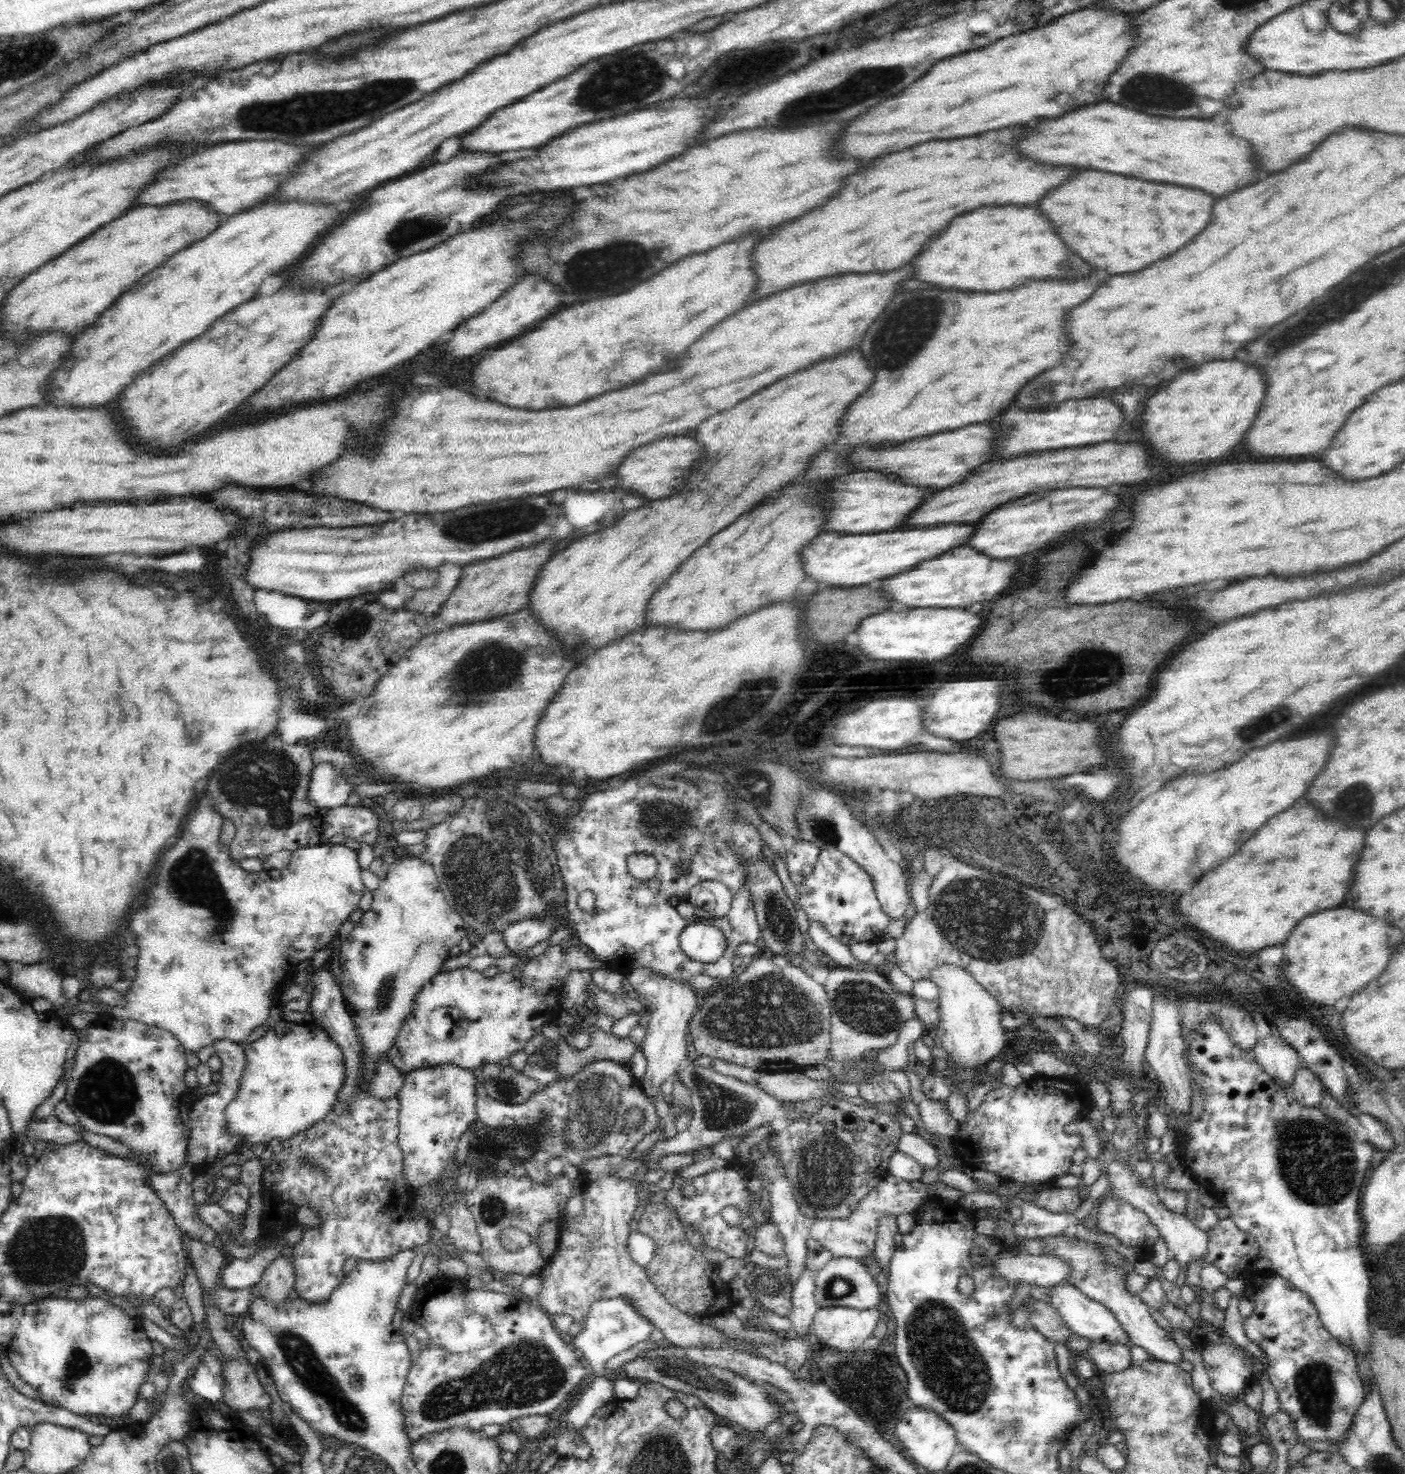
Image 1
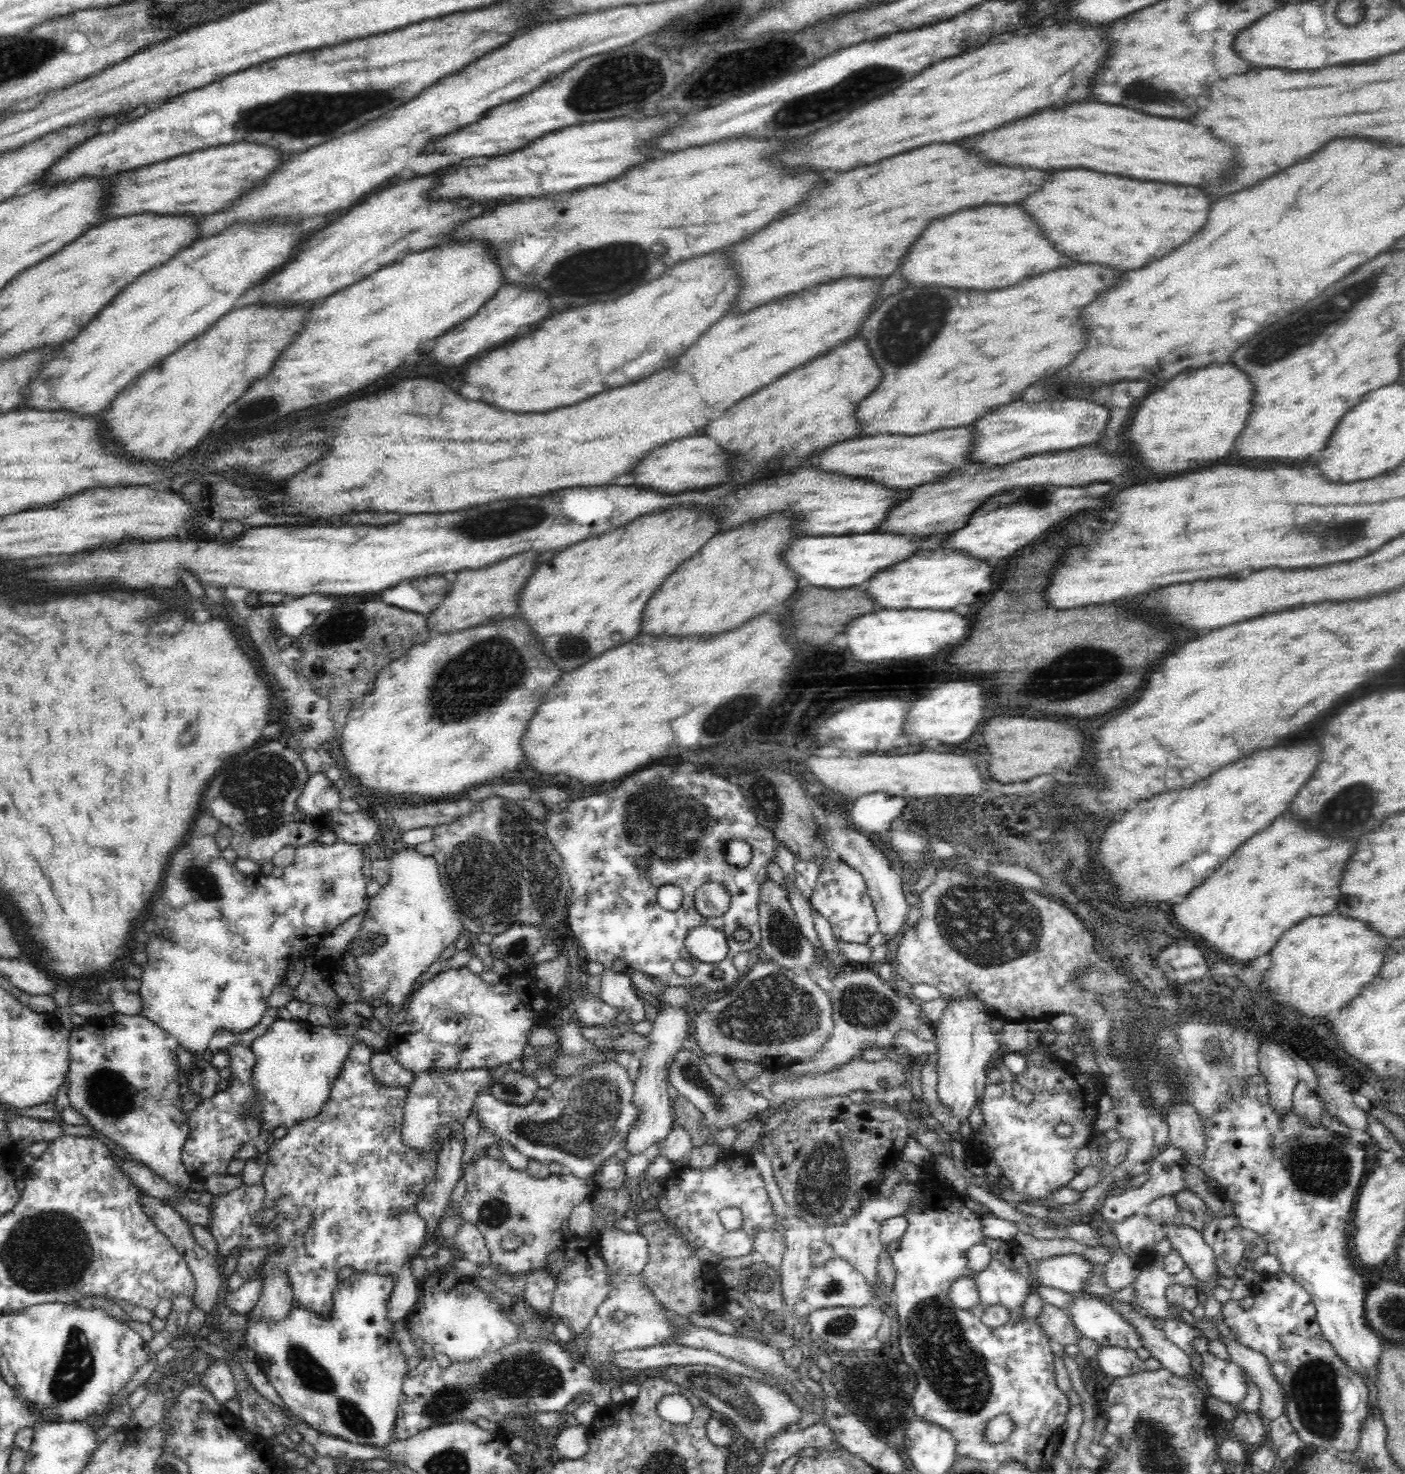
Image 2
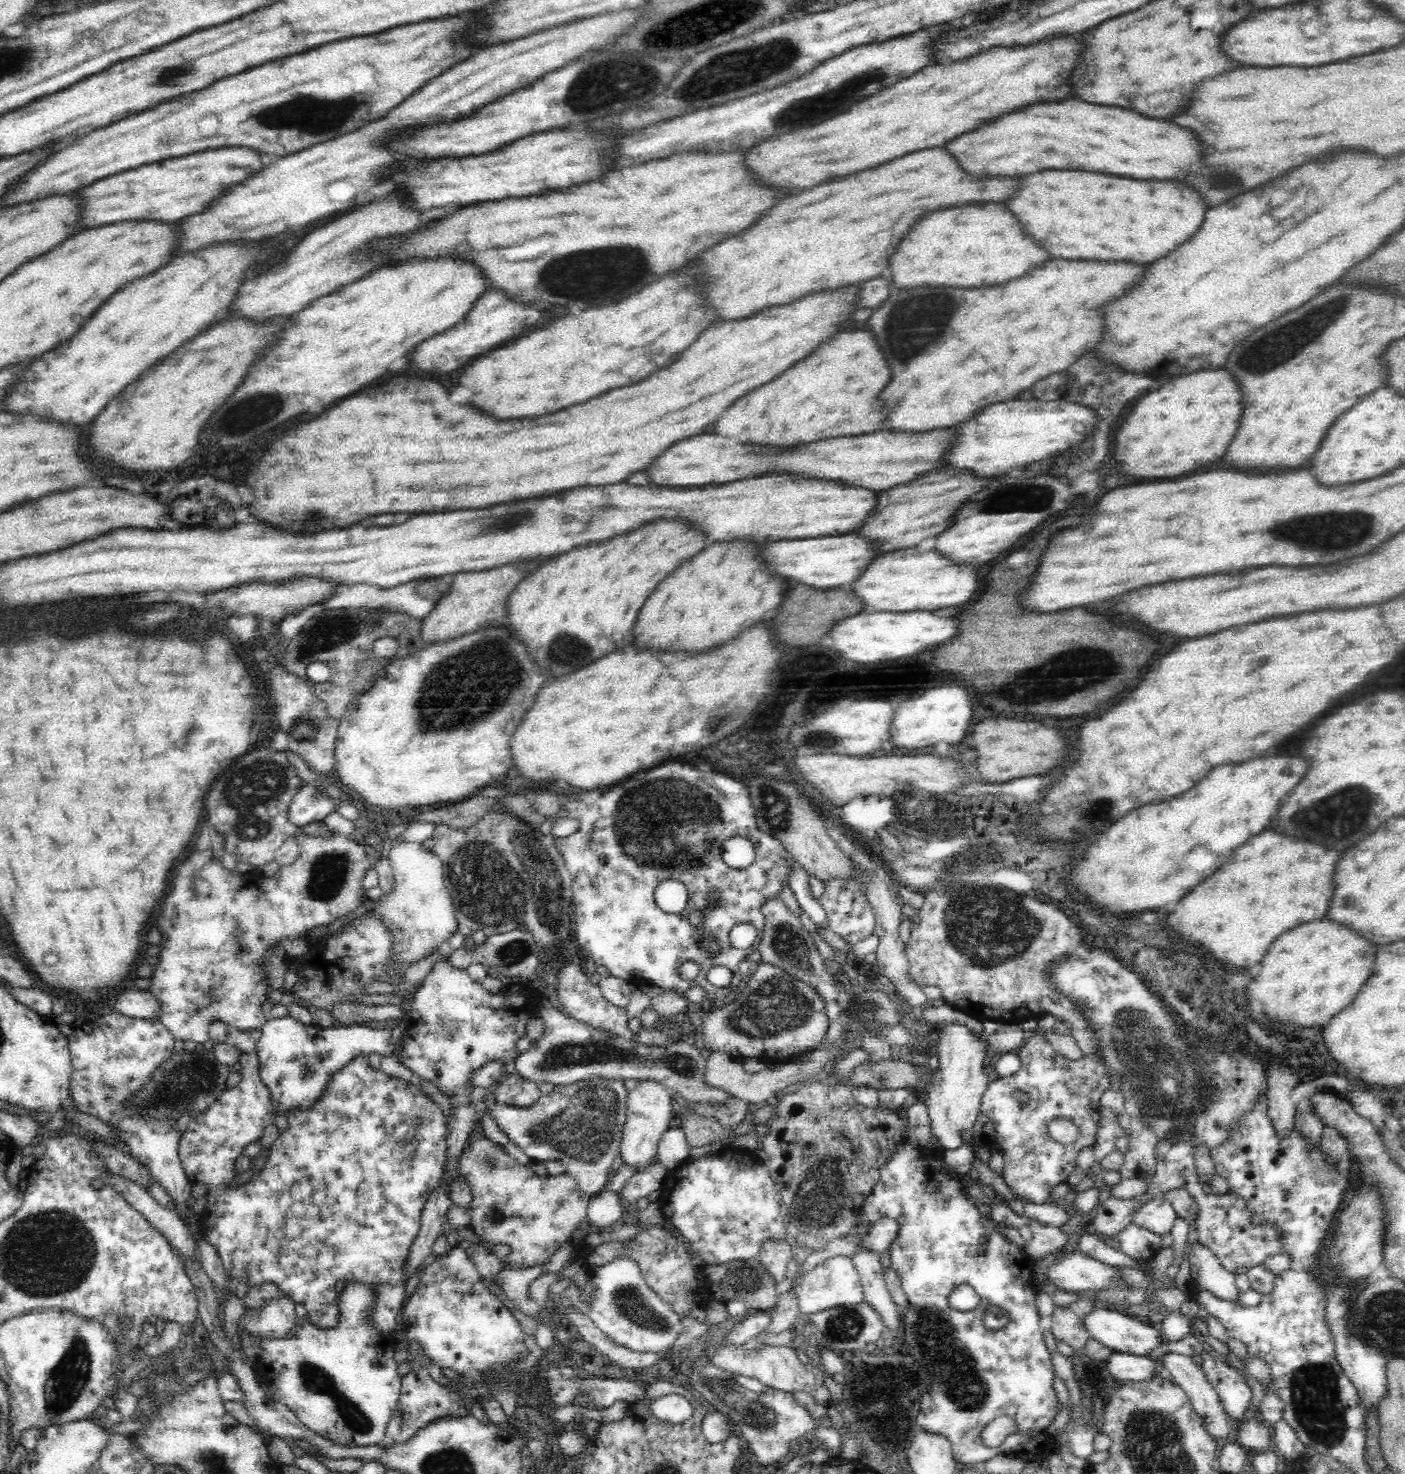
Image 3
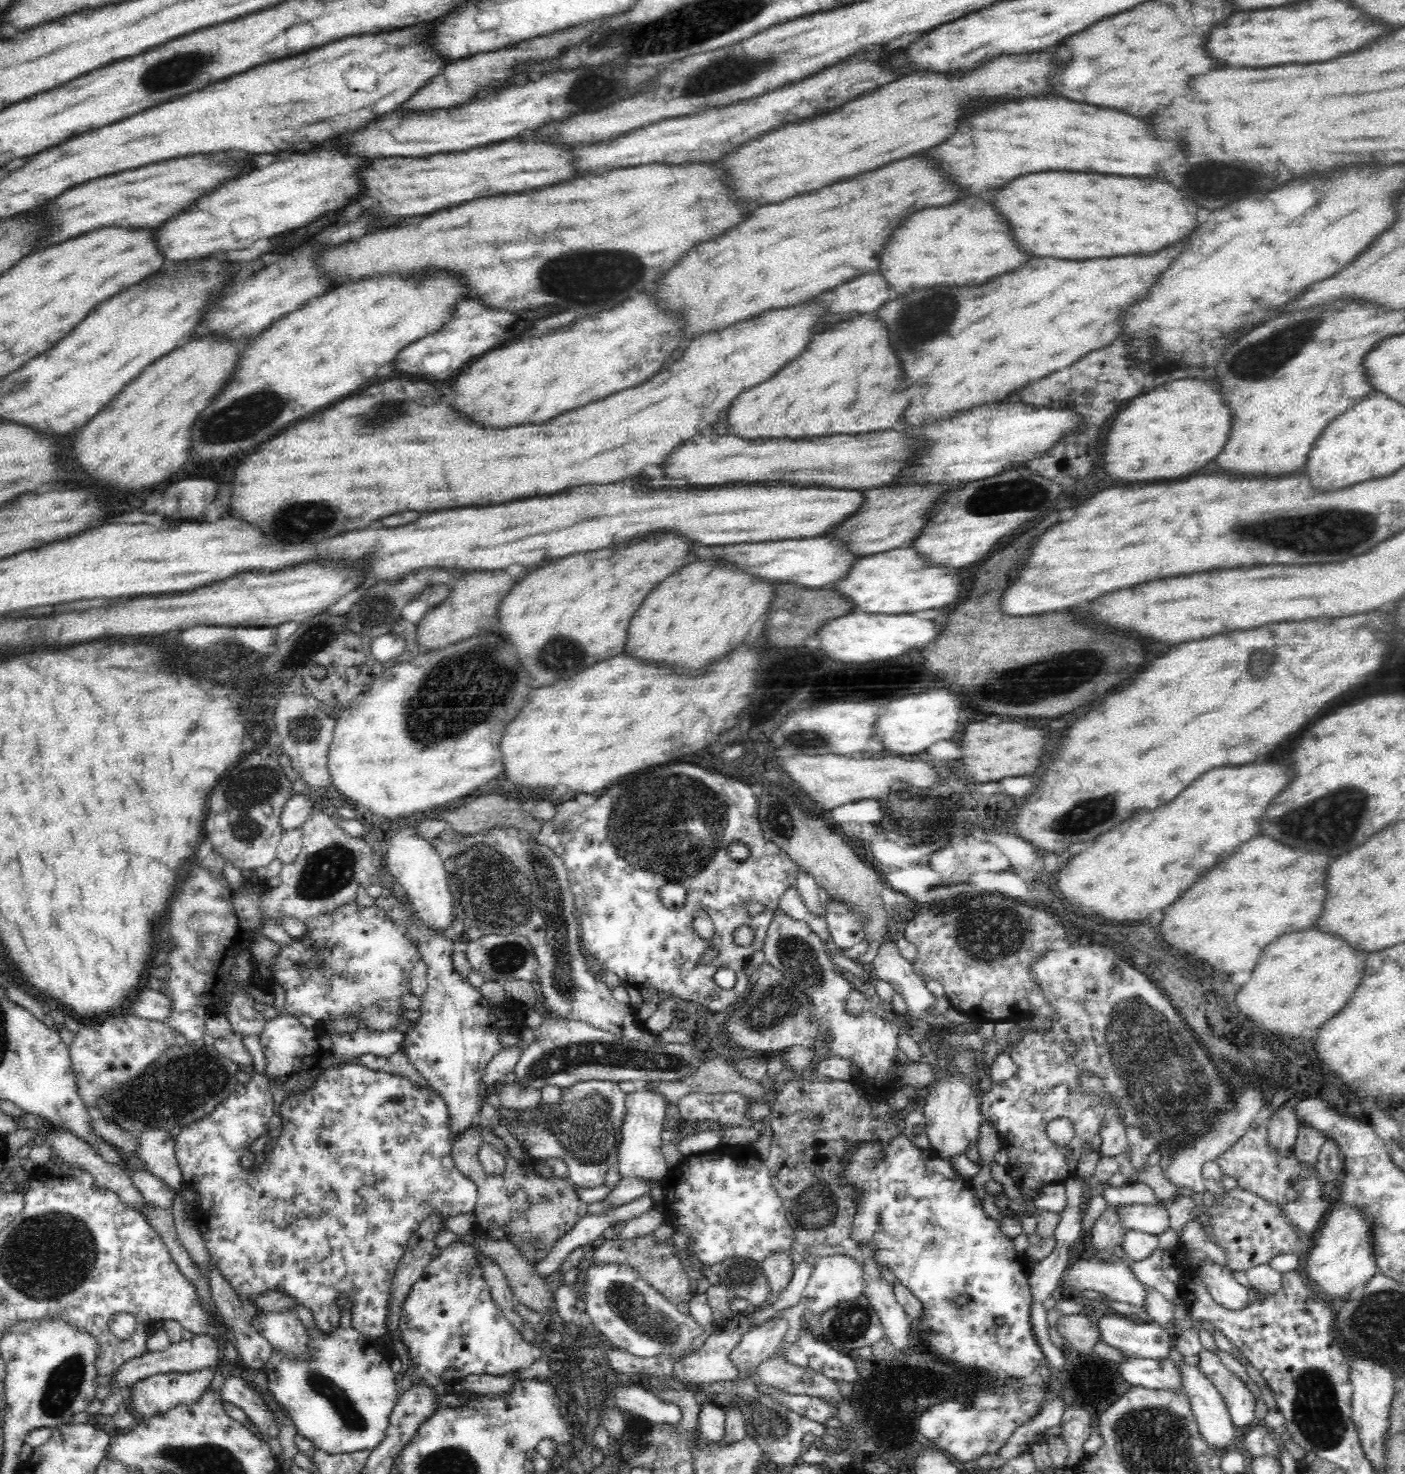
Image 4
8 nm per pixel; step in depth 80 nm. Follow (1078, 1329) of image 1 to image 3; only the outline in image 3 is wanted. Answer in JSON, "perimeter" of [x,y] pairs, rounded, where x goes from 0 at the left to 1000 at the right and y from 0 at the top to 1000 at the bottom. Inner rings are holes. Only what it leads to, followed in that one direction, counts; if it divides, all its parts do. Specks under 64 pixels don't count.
{"perimeter":[[[784,885],[784,887],[776,890],[776,891],[770,892],[771,898],[773,902],[776,904],[777,908],[786,912],[789,915],[794,917],[804,918],[806,919],[819,920],[821,919],[824,913],[830,910],[830,908],[827,904],[826,900],[820,899],[817,897],[814,897],[809,893],[805,893],[799,890],[797,888],[787,887]]]}

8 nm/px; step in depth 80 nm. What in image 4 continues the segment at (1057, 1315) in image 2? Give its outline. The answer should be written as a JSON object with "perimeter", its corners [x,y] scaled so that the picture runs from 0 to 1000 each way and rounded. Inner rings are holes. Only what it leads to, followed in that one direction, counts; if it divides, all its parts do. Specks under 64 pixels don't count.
{"perimeter":[[[777,891],[754,892],[752,900],[758,910],[762,912],[769,918],[777,919],[779,913],[784,910]]]}

